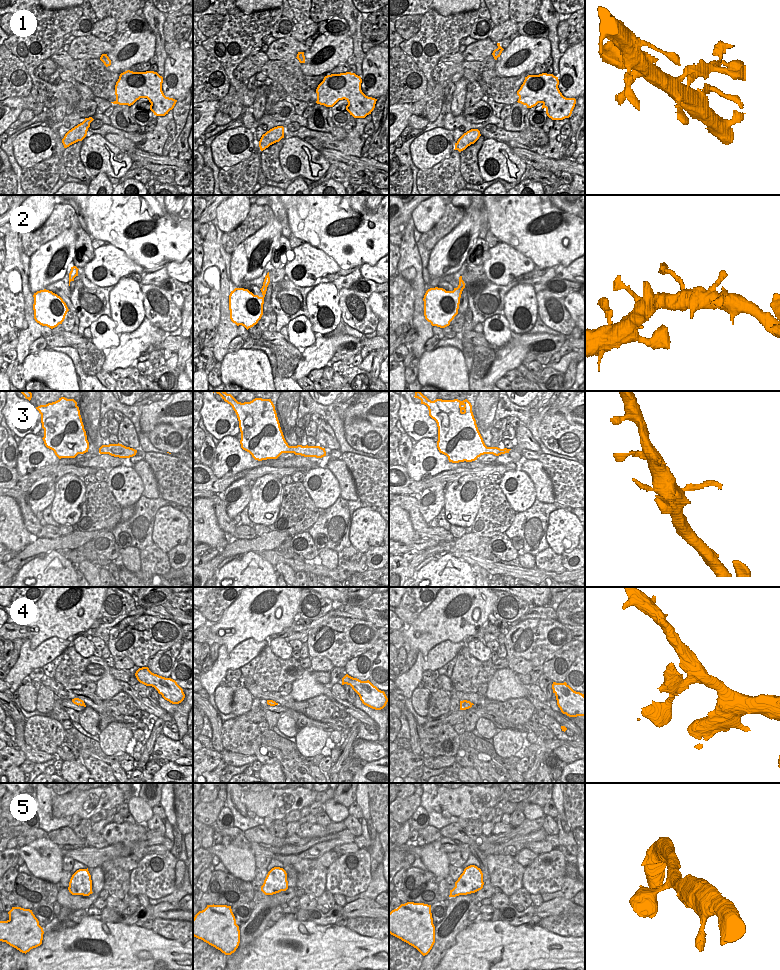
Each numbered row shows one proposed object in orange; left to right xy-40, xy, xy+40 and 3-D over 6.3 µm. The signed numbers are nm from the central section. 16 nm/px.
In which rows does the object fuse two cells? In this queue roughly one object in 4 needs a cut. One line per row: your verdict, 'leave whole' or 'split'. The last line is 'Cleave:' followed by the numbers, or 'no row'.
1: split
2: leave whole
3: leave whole
4: leave whole
5: leave whole
Cleave: 1

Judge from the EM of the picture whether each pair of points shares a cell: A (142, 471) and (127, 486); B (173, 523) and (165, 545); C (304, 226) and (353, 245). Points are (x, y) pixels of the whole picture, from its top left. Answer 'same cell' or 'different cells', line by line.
A: different cells
B: same cell
C: same cell

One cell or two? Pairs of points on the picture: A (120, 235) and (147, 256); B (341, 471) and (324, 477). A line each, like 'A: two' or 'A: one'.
A: one
B: two

